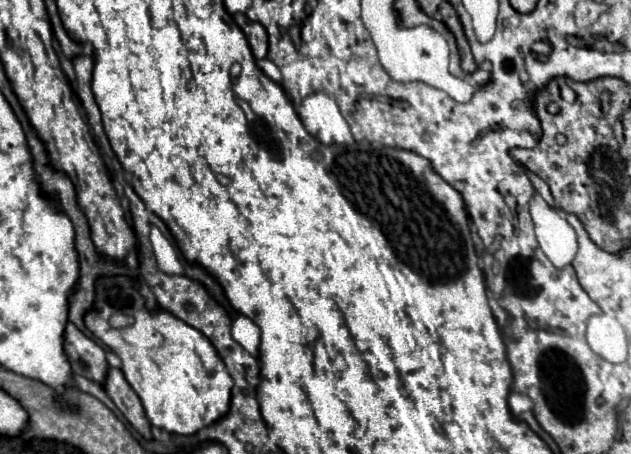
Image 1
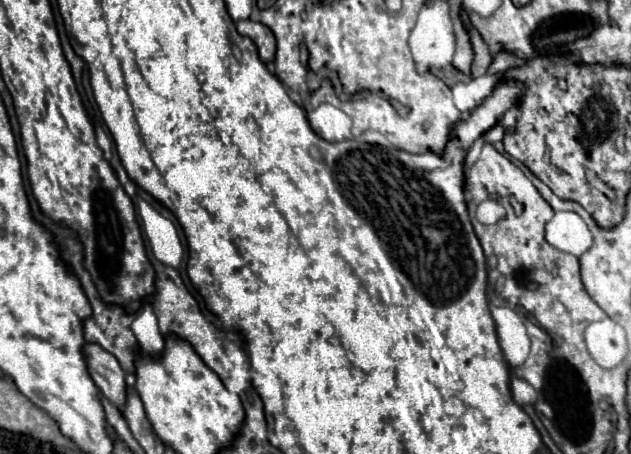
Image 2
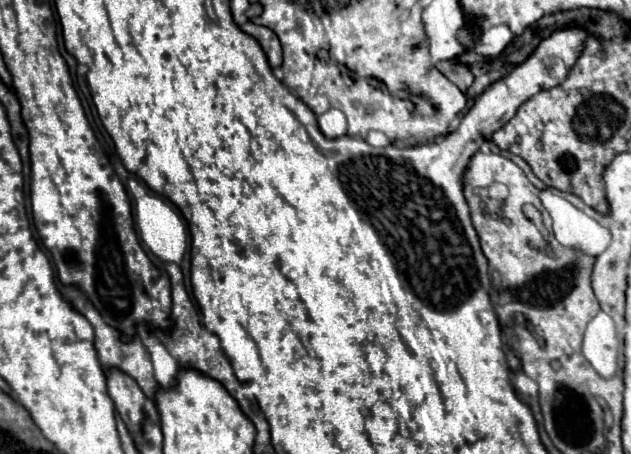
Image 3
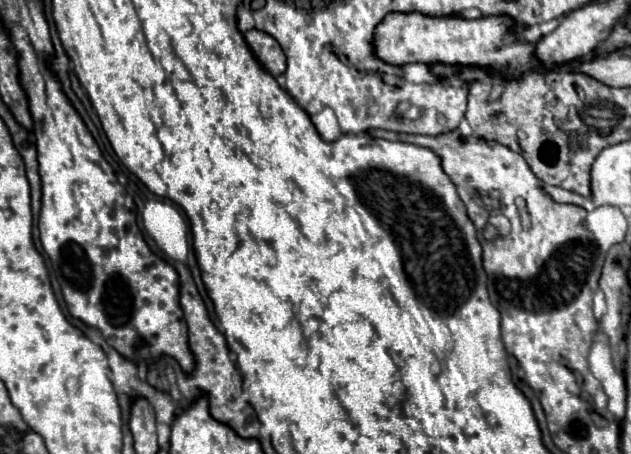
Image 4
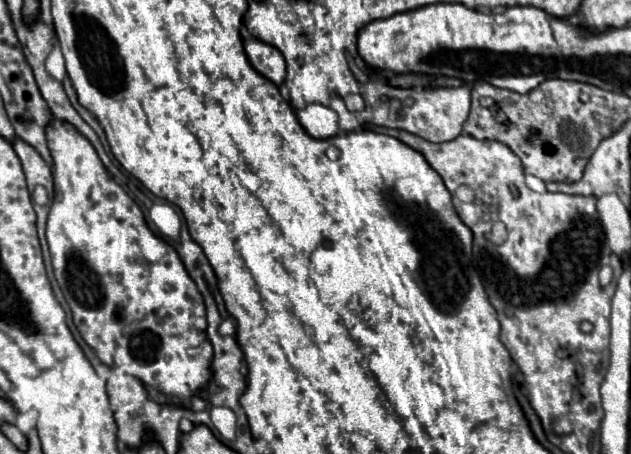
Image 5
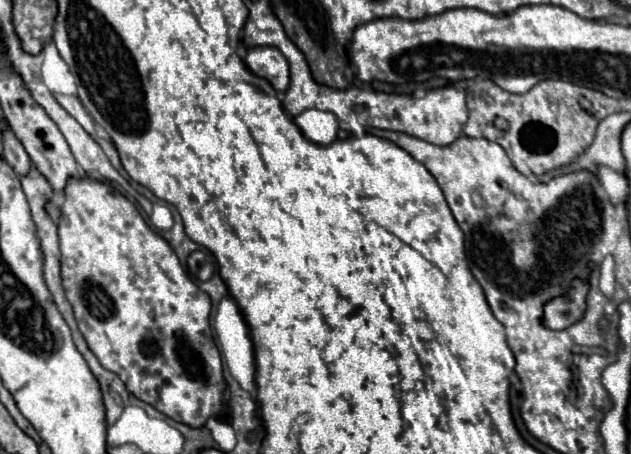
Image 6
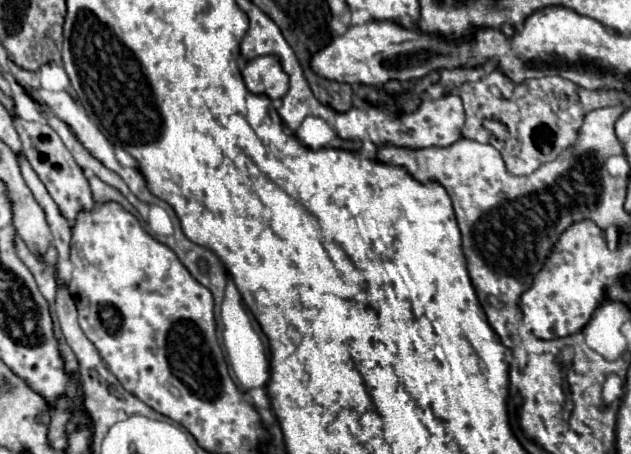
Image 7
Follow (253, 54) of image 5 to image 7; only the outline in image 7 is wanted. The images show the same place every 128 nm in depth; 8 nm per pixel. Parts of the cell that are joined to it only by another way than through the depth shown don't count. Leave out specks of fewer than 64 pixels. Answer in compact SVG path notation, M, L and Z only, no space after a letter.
M260 56L250 60L242 70L242 78L250 92L264 94L270 100L278 100L288 92L288 76L274 56Z

